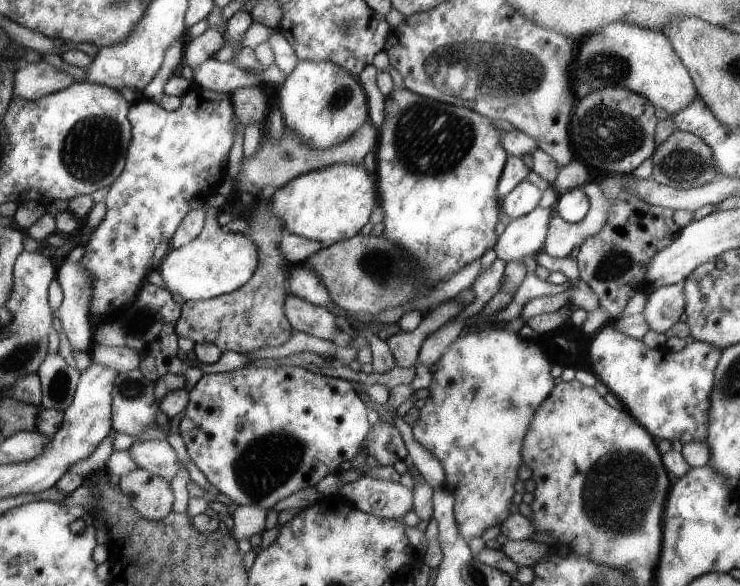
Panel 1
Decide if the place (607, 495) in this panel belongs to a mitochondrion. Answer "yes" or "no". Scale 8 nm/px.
yes

